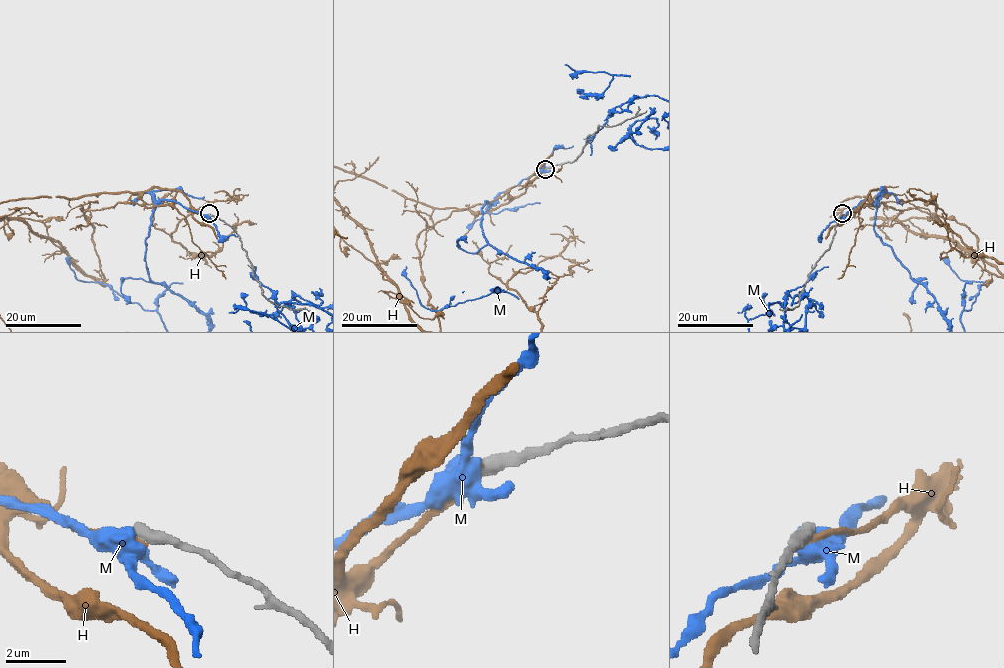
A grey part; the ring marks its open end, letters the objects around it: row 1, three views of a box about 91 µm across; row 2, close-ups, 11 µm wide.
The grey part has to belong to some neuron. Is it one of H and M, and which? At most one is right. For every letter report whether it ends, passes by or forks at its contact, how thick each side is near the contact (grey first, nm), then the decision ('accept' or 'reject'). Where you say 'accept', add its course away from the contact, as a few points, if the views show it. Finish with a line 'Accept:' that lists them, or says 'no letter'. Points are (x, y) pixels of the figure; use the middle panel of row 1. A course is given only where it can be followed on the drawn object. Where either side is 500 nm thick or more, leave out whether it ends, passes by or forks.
H: 500/220 nm | reject
M: 500/480 nm | reject
Accept: no letter

